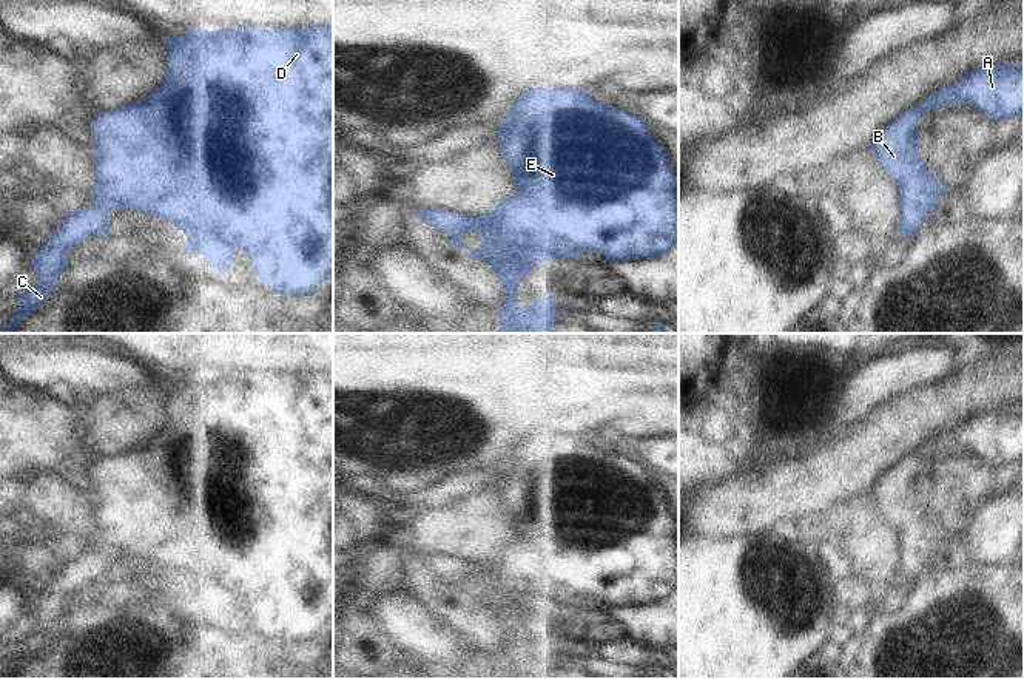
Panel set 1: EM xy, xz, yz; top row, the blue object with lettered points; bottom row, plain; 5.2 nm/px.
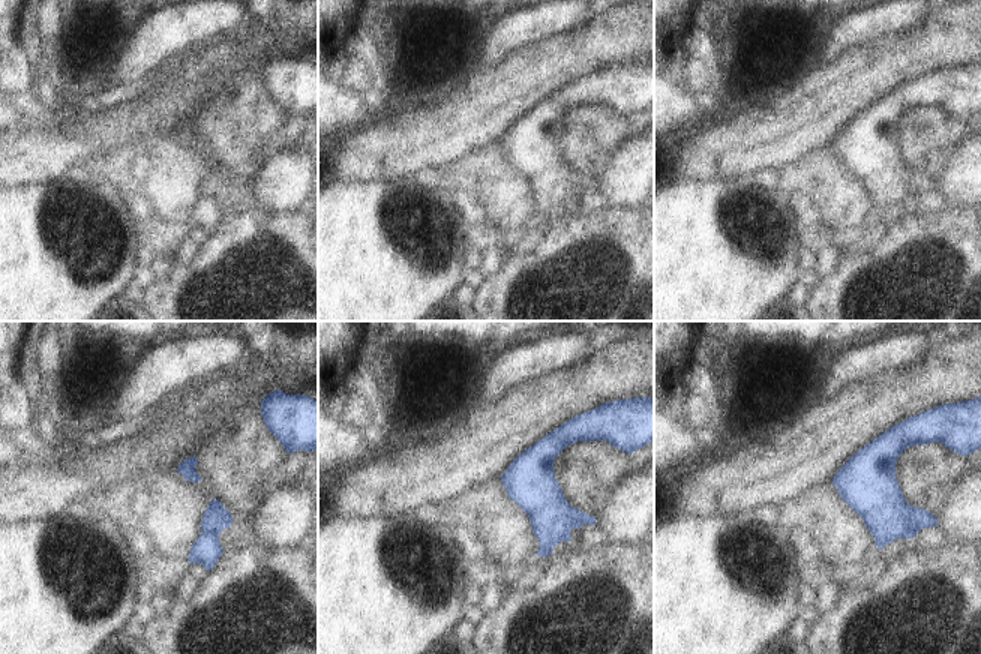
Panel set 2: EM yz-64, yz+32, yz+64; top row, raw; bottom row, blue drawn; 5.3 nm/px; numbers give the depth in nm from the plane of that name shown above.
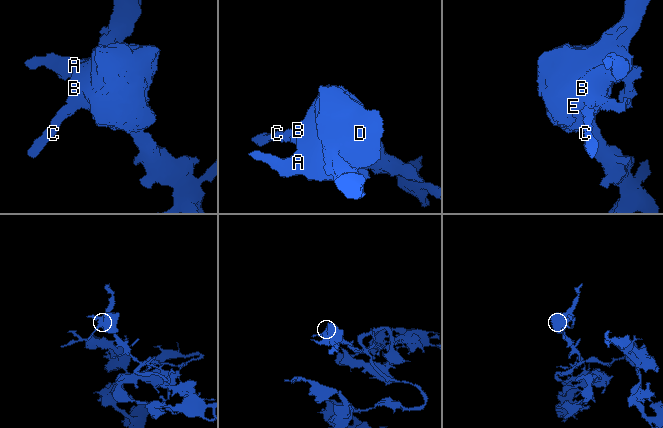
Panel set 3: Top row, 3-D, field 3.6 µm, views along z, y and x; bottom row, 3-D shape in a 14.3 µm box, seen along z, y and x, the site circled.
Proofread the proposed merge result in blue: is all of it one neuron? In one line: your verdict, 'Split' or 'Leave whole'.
Leave whole.

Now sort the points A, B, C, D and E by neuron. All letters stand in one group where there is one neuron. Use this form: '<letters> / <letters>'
A B C D E

